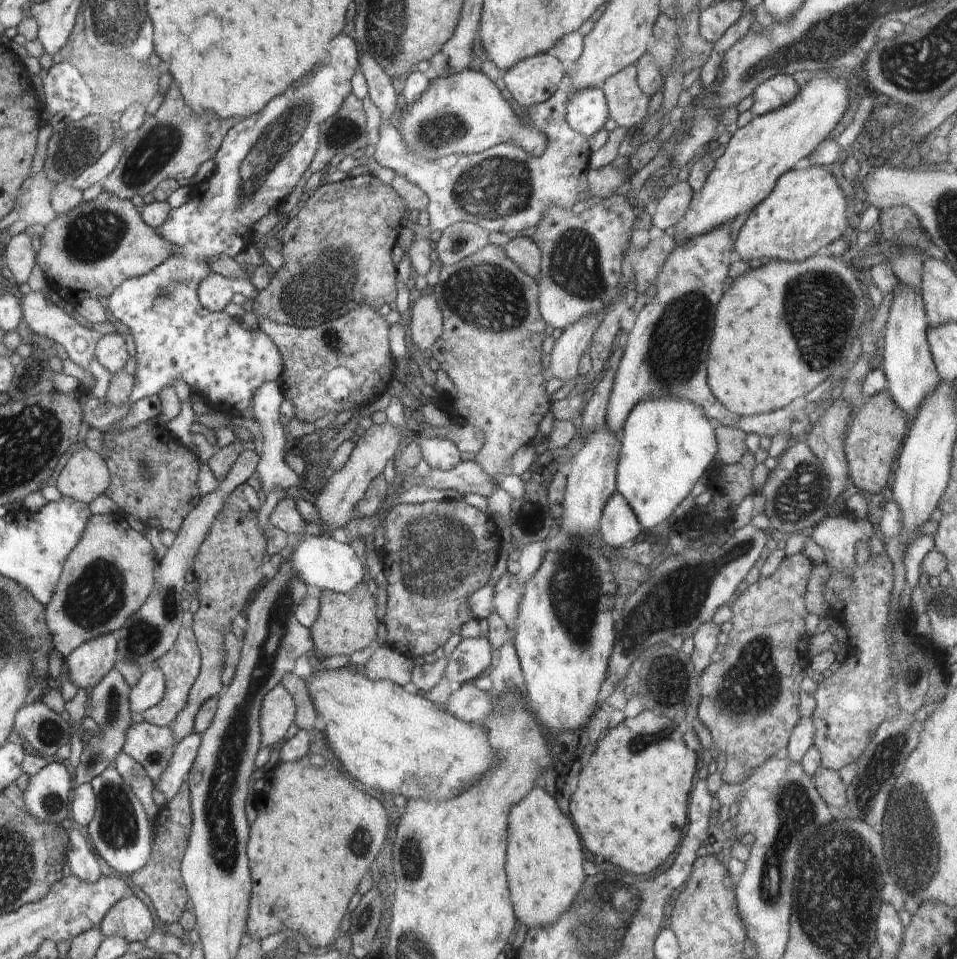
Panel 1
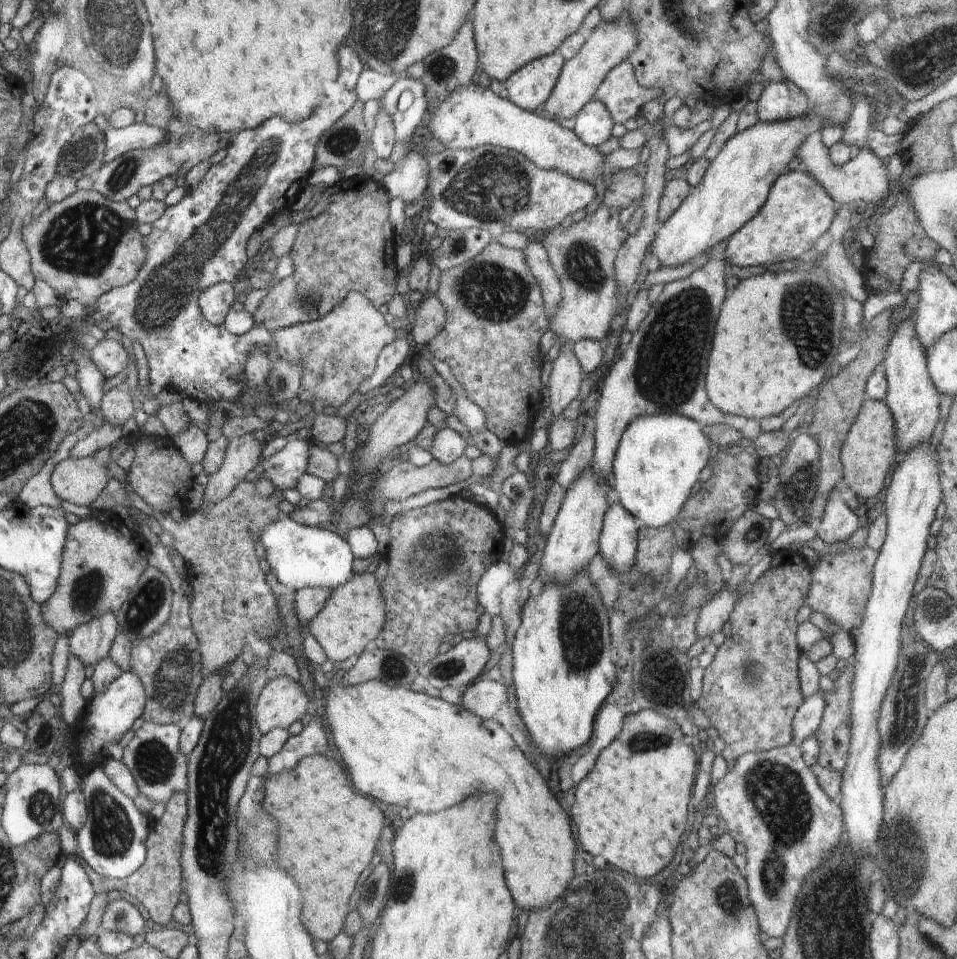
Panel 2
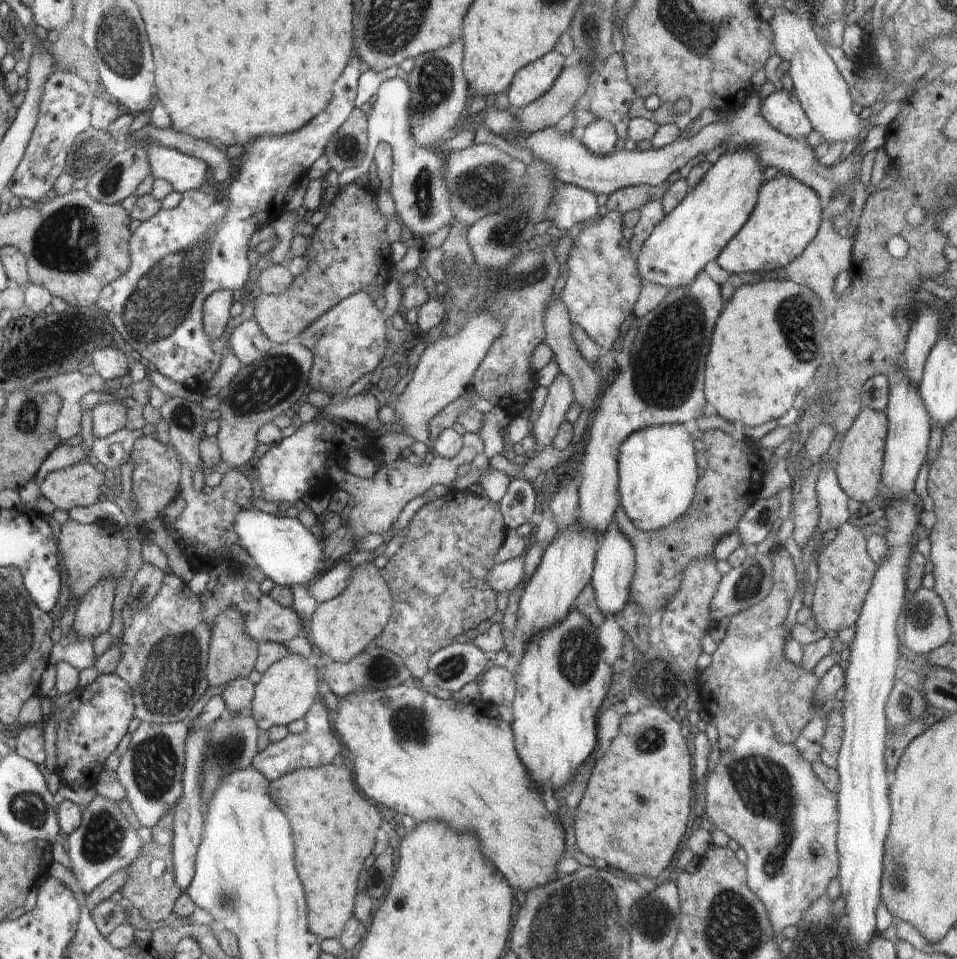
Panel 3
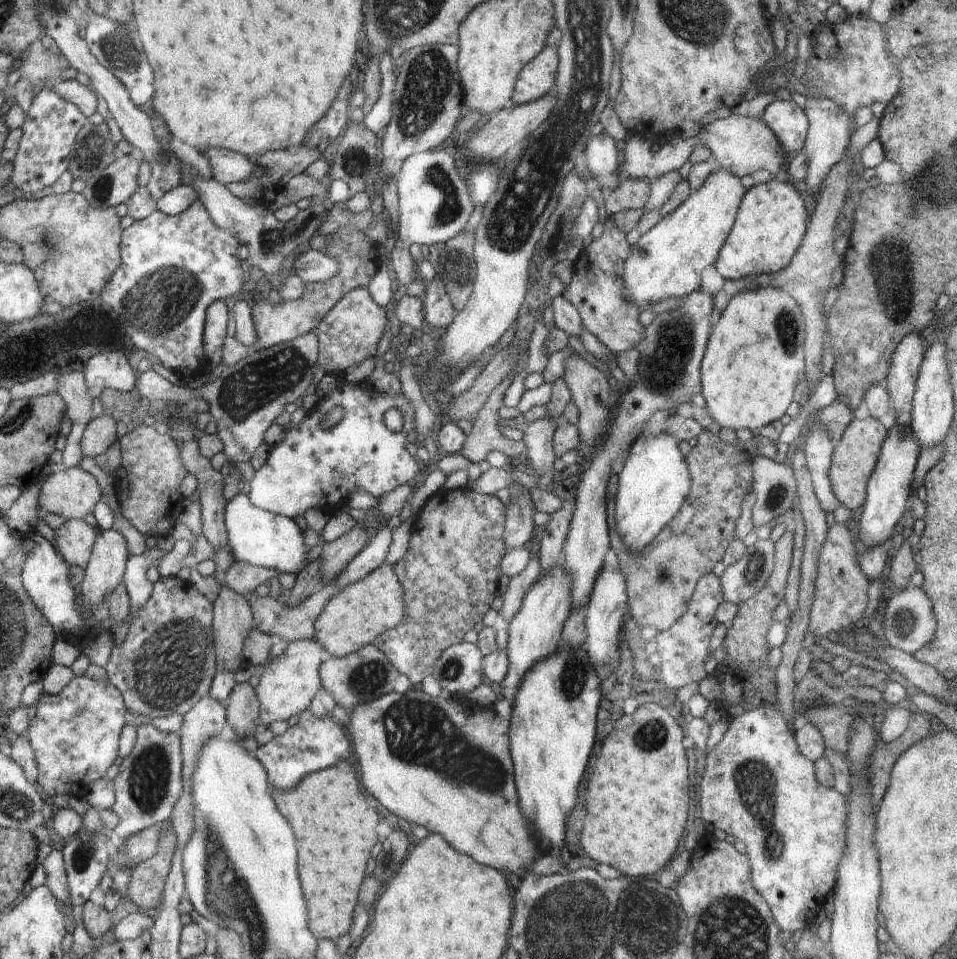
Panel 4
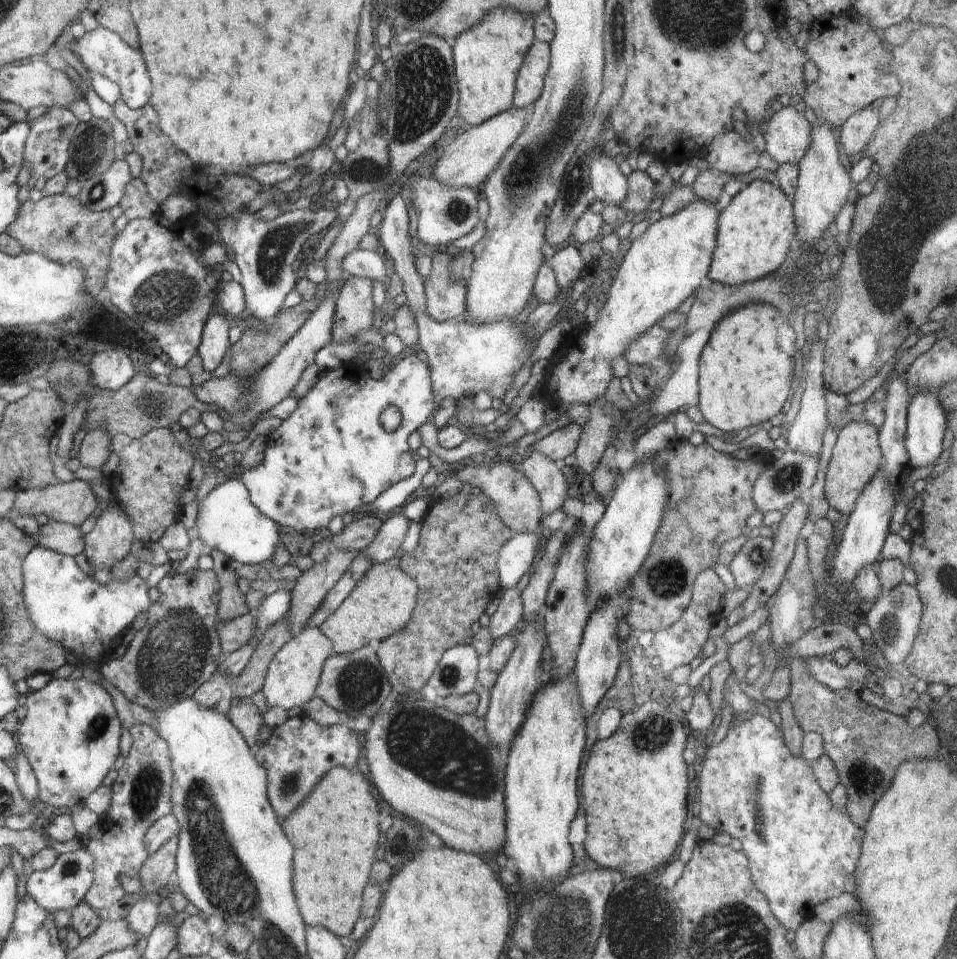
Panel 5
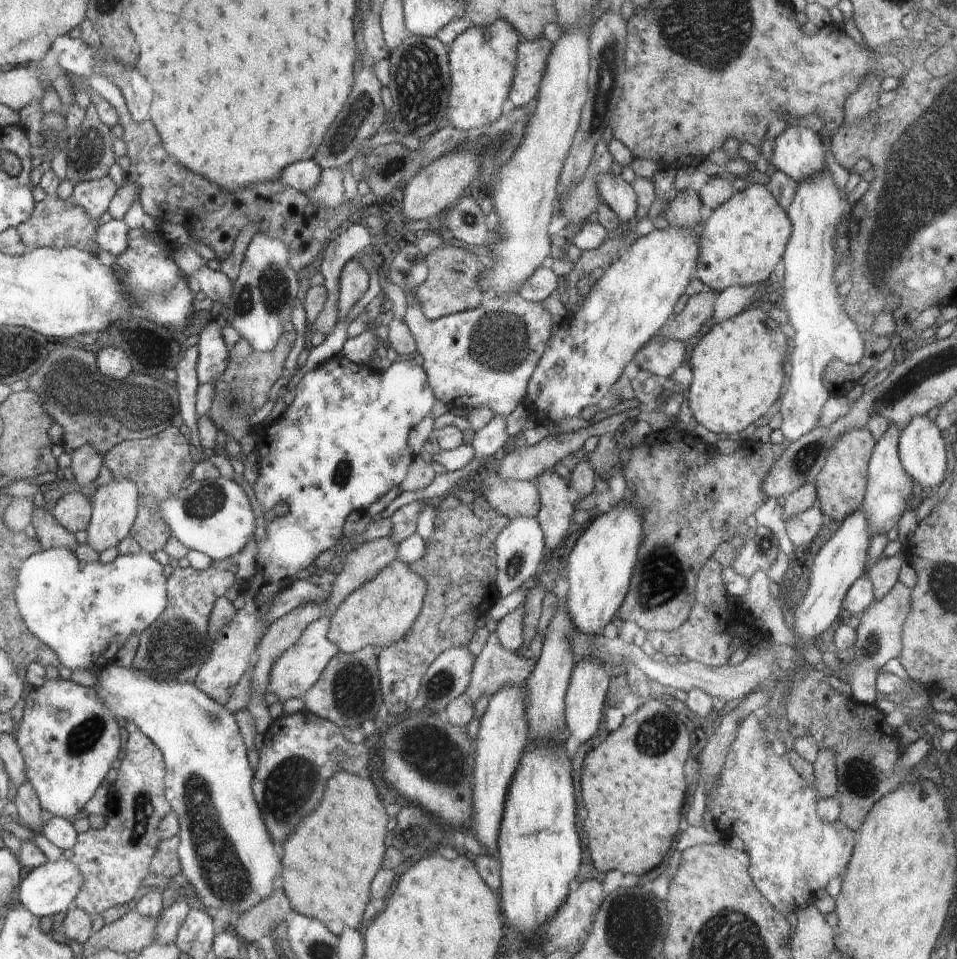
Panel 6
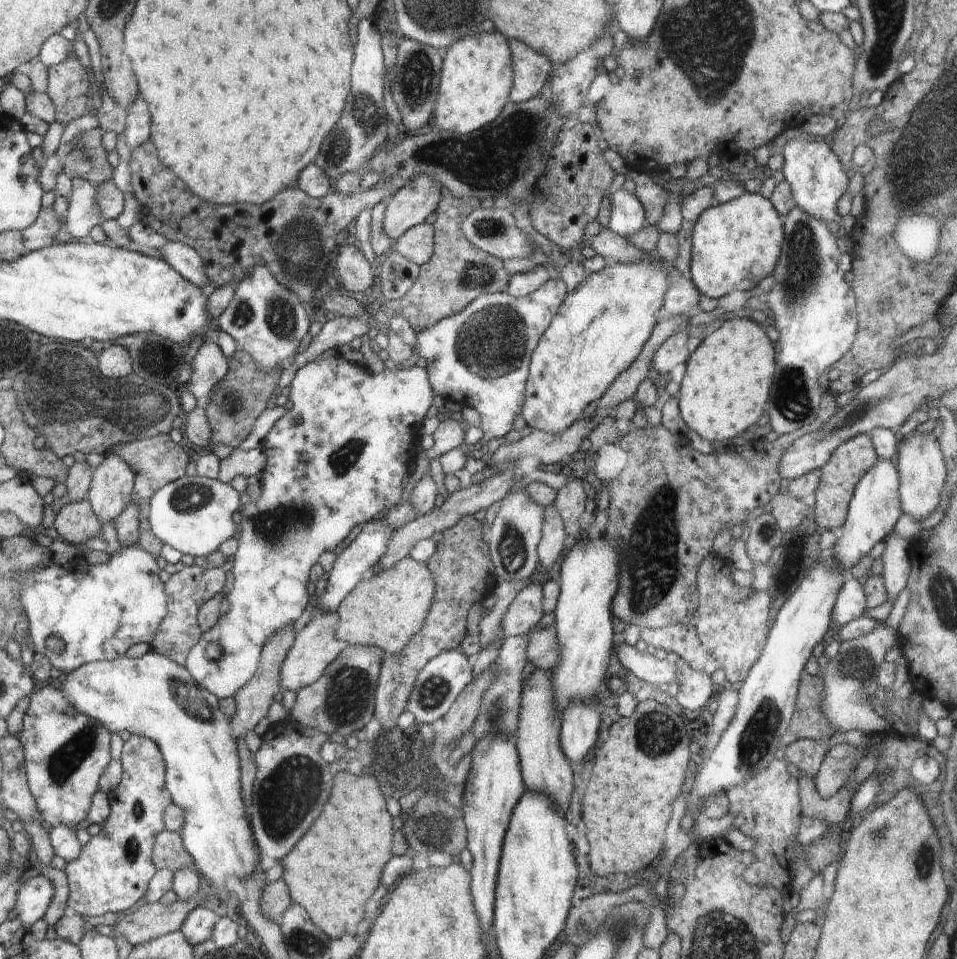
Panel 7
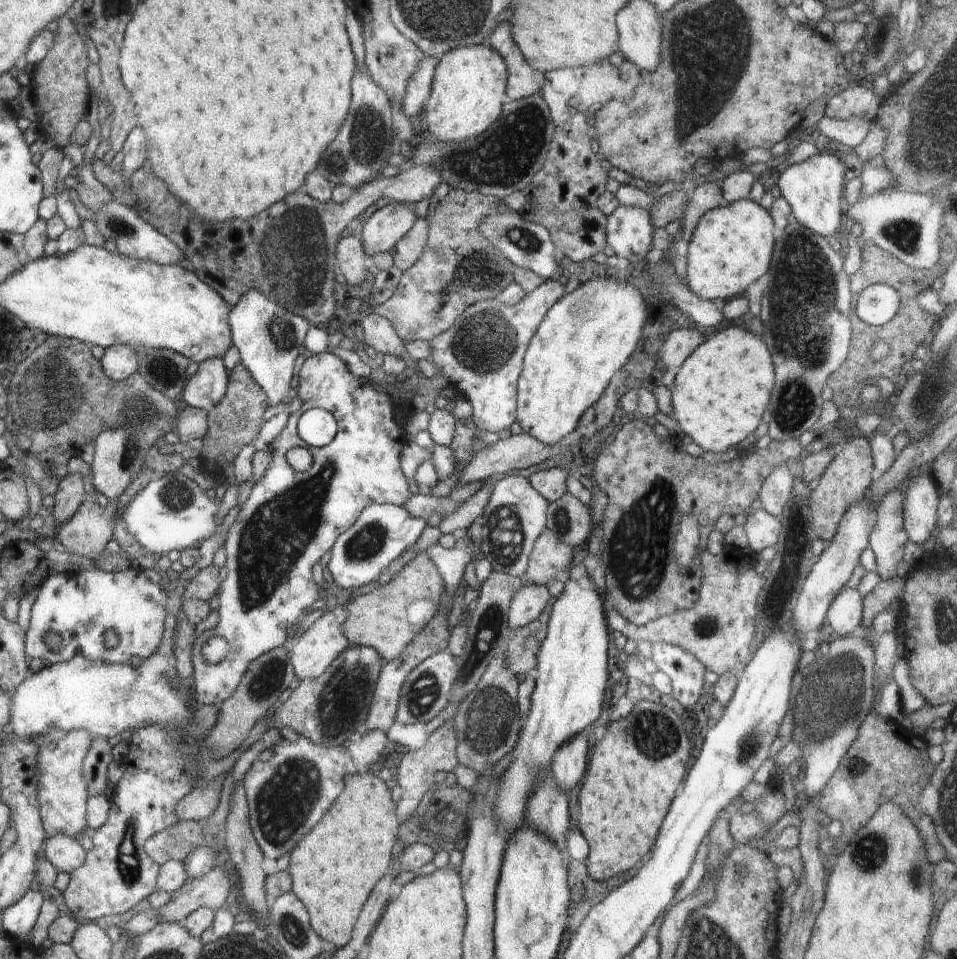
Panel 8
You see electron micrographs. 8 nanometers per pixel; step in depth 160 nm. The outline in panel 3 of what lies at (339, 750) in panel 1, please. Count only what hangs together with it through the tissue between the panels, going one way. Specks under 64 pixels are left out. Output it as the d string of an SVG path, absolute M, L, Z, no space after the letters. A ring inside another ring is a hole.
M418 683L410 687L402 684L394 688L380 690L356 690L354 693L347 694L346 697L338 698L338 700L333 717L336 732L340 733L344 744L348 746L348 750L351 752L351 757L354 760L354 770L356 770L356 782L358 782L360 790L364 790L364 794L368 794L368 798L372 798L374 802L384 804L392 810L398 810L400 814L410 814L415 822L444 820L444 822L448 822L450 828L456 830L474 830L476 836L480 838L482 854L496 864L496 868L506 876L506 880L510 882L512 888L528 892L532 888L538 888L538 886L544 886L546 882L556 880L556 874L558 874L556 866L558 866L558 862L562 858L562 852L564 852L564 830L562 830L562 826L558 826L558 822L544 808L540 788L528 778L528 774L524 770L524 764L520 762L520 758L516 754L514 735L510 723L499 718L494 710L488 709L484 703L464 705L452 698L439 699L436 695L421 689Z

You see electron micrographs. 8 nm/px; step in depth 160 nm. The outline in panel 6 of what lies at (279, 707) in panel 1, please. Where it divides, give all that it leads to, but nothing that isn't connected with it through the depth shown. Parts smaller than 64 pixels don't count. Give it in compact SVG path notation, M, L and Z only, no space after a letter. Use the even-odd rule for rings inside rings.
M323 615L307 626L306 632L299 638L298 644L291 646L283 656L276 660L271 672L267 686L268 692L274 692L278 696L280 703L284 703L288 698L303 698L308 689L321 678L330 659L338 654L339 647L327 637L330 632L331 617Z

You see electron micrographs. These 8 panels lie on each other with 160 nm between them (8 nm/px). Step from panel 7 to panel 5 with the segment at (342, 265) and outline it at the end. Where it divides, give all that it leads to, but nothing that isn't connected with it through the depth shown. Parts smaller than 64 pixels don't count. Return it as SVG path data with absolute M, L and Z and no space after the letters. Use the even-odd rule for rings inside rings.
M349 275L335 298L335 344L348 344L355 340L360 330L368 330L374 322L372 282L368 278Z

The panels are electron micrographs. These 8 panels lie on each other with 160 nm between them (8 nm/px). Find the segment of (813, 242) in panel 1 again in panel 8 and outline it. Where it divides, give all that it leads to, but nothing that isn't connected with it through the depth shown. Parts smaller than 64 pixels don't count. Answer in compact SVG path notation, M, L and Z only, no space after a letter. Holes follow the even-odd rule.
M740 199L728 206L705 212L698 221L690 242L683 245L687 257L688 287L700 299L728 301L746 291L748 285L770 268L775 245L771 214L752 199Z

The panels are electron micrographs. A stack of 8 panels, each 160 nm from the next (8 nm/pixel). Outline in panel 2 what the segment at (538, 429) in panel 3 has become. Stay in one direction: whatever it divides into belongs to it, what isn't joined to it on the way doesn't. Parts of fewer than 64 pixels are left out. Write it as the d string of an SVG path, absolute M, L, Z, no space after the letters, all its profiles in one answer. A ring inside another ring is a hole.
M572 342L564 343L559 349L558 356L553 360L548 390L550 391L550 405L553 417L559 417L562 411L579 398L581 382L586 375L573 351Z

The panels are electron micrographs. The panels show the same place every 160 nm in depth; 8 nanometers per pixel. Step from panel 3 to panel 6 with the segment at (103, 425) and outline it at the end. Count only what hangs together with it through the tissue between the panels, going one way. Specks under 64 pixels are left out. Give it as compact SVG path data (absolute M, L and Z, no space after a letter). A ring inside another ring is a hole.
M92 445L82 446L80 449L76 449L71 455L71 467L75 481L80 486L80 489L90 490L100 472L103 456L94 450L94 446Z

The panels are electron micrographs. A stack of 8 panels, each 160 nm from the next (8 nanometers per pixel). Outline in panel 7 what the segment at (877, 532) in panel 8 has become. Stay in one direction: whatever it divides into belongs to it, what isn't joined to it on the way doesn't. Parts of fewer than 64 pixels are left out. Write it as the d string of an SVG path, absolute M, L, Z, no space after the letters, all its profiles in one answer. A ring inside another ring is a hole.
M892 533L882 540L885 550L881 554L885 589L889 600L895 602L898 594L907 586L910 574L908 546L910 543L902 538L895 538Z

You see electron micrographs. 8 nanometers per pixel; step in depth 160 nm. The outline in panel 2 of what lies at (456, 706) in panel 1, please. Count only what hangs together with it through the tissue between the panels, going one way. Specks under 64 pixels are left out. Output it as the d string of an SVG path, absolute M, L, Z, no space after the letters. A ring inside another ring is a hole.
M482 674L466 687L460 705L481 719L493 719L500 706L507 701L506 682L491 680L486 675Z

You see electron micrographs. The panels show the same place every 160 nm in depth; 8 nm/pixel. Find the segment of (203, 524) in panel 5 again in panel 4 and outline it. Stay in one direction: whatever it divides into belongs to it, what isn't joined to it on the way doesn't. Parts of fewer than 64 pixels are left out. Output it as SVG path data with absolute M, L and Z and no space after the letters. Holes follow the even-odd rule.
M240 493L227 501L225 525L233 556L238 561L266 567L274 574L298 574L304 568L308 554L301 528L294 524L294 519L261 509L248 497L247 493Z

